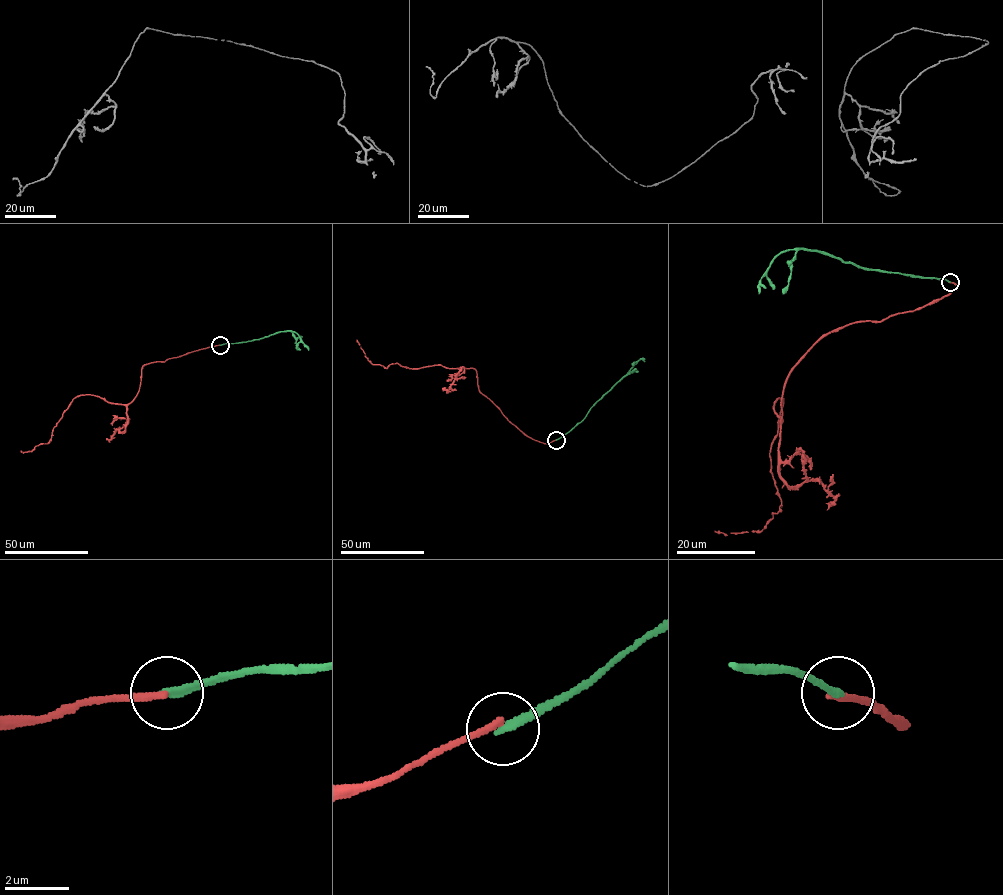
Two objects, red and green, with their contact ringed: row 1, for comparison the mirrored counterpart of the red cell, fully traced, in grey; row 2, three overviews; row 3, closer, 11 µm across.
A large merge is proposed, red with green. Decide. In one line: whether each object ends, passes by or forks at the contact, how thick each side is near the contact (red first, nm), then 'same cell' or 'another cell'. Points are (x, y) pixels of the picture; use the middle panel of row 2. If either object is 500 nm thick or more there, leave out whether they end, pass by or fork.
red ends there; green ends there; 200 nm thick on the red side, 240 nm on the other; another cell

